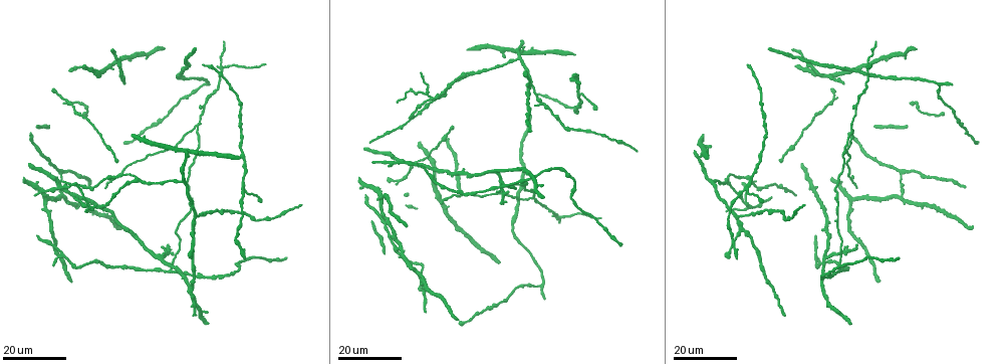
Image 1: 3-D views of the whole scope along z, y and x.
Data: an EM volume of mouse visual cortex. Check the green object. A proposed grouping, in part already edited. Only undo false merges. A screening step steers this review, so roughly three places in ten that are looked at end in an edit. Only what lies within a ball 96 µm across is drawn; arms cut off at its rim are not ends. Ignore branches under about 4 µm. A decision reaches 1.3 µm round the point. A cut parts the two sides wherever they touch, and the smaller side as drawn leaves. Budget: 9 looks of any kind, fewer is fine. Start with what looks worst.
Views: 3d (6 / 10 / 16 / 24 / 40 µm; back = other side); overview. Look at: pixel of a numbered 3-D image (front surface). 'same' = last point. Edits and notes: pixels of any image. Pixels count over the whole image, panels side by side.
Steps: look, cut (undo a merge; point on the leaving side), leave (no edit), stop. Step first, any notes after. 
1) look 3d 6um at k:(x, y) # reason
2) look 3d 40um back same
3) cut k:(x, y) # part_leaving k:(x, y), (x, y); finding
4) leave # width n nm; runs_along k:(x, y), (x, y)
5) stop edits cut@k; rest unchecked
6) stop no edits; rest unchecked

look 3d 16um at 1:(431, 96) # three arms meet

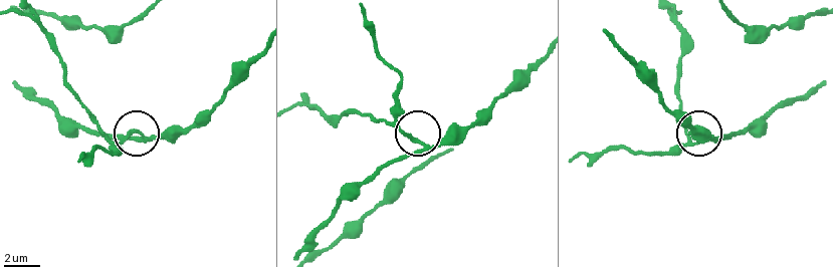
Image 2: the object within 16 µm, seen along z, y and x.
look 3d 6um at 2:(421, 148)

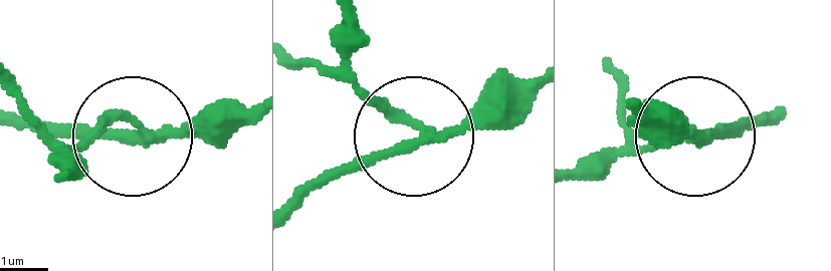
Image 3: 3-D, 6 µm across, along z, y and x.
look 3d 6um back at 3:(130, 125)

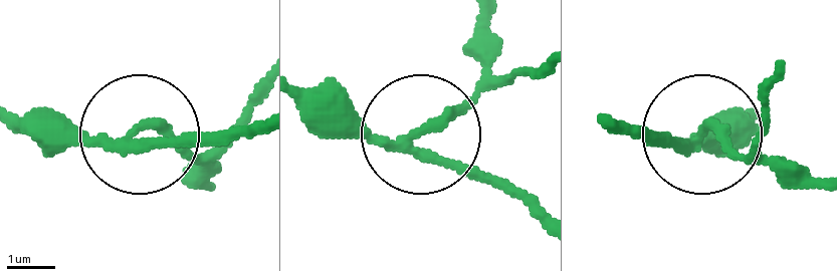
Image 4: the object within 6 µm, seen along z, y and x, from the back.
cut 4:(189, 157) # part_leaving 4:(130, 138), (150, 129), (210, 150), (262, 81); a second neuron is stuck on

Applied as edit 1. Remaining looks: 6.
look overview

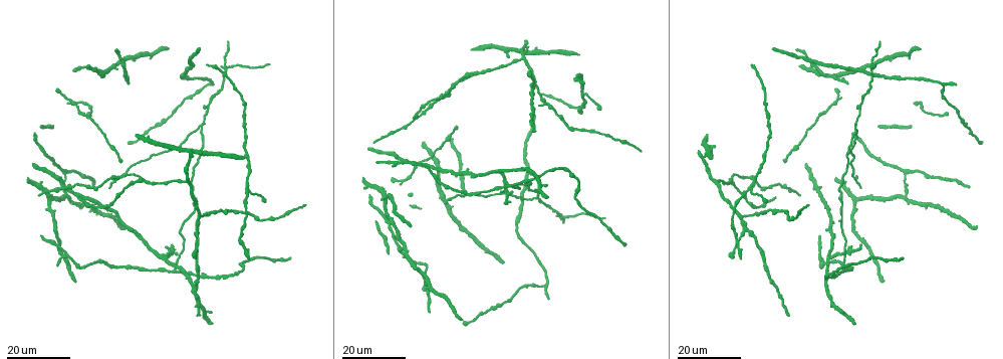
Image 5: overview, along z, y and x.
look 3d 24um at 5:(195, 229) # branch point

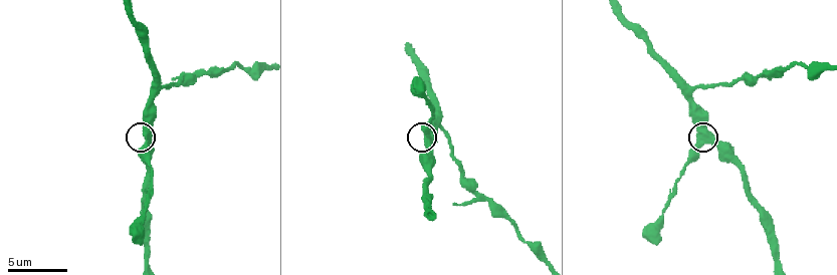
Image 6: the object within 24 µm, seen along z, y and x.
look 3d 6um at 6:(704, 142) # closer look

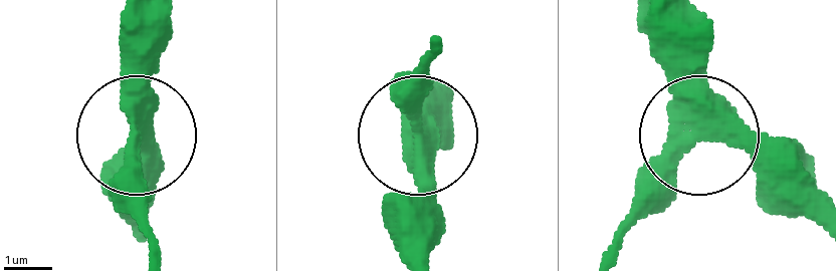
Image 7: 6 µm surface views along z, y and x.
look 3d 6um back at 7:(418, 131)

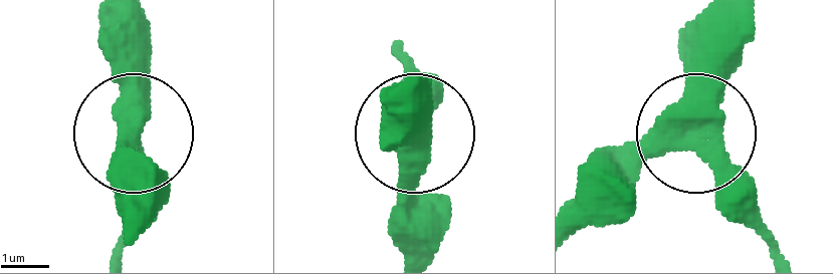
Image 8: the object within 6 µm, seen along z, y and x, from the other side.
leave # arms 3; continuous, no second neuron

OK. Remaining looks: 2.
look 3d 24um at 5:(500, 171) # side arm on a straight run

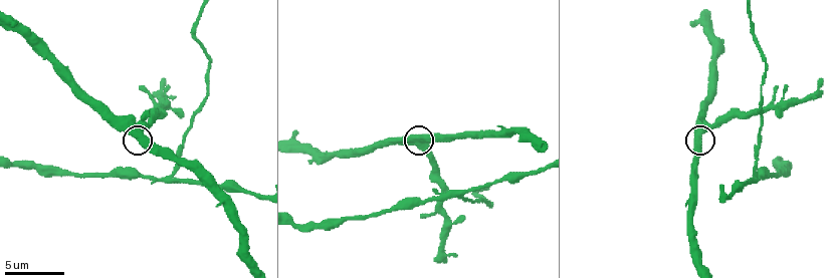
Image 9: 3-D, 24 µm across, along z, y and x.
look 3d 10um at 9:(142, 134)

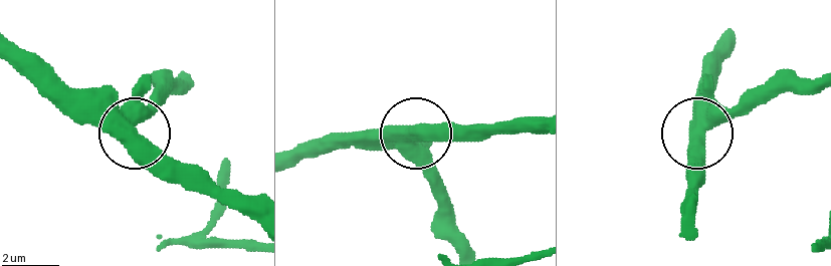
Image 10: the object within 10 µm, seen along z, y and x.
cut 10:(139, 81) # side_arm 31 um; part_leaving 10:(708, 122), (728, 120), (778, 91), (821, 82); two neurons meet here

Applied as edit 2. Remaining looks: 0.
stop edits cut@4, cut@10; rest unchecked

